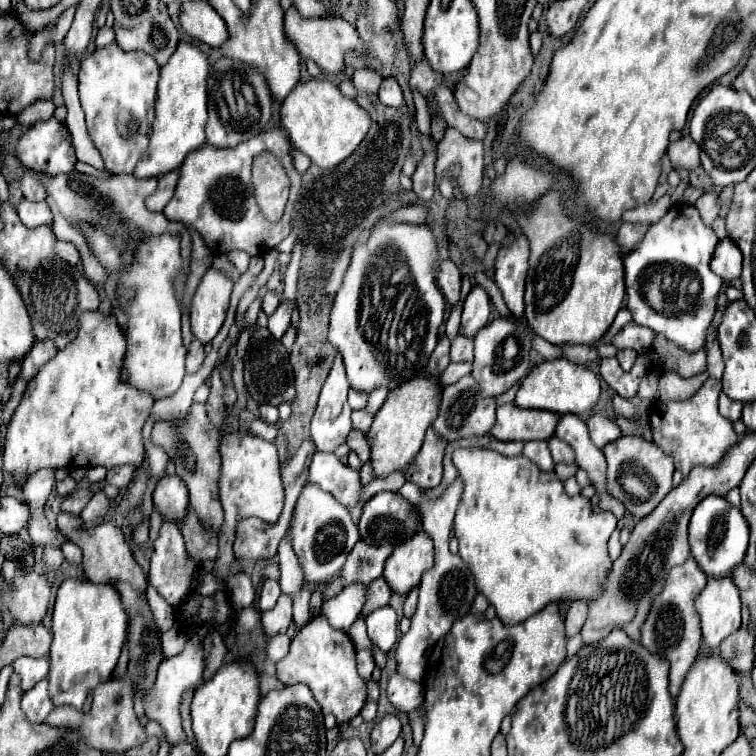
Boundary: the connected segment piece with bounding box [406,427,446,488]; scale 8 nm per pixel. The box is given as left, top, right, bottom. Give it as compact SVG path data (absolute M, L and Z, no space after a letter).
M429 427L422 450L416 454L414 462L408 466L408 480L420 484L422 488L436 488L442 480L442 458L446 442L440 442L434 428Z

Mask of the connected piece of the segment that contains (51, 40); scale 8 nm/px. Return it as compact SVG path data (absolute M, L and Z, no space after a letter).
M70 6L56 18L54 24L44 26L40 30L32 30L29 42L31 60L37 61L48 44L56 44L56 42L64 40L66 32L68 32L68 28L70 28L70 24L74 20L74 12L76 12L76 6Z

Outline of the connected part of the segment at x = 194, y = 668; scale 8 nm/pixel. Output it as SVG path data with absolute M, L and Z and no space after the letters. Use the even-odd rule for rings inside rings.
M192 640L186 650L178 656L172 656L168 660L164 660L158 668L158 676L156 676L156 686L154 690L144 698L144 708L146 708L146 714L148 718L160 722L164 734L166 734L166 740L170 746L174 744L180 744L186 740L186 734L184 734L184 728L182 728L182 718L180 718L180 698L182 698L182 692L188 688L188 686L198 686L202 682L202 674L204 674L204 652L196 646L196 642Z

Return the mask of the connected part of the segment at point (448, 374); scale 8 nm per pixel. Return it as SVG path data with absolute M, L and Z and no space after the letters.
M458 362L458 364L450 364L440 376L438 376L438 384L440 384L440 388L444 388L444 386L450 386L450 384L454 384L458 378L462 378L462 376L466 376L466 374L470 374L472 372L472 364L470 362Z

